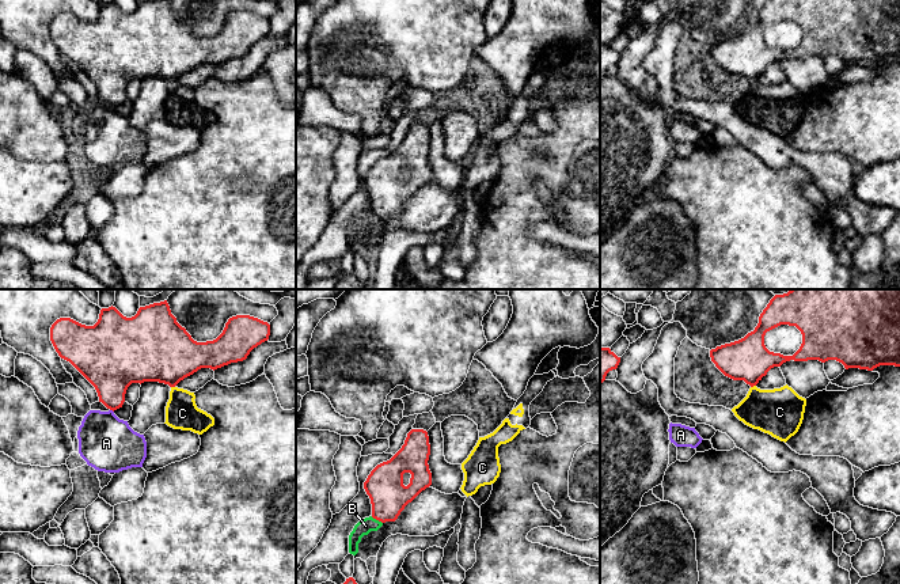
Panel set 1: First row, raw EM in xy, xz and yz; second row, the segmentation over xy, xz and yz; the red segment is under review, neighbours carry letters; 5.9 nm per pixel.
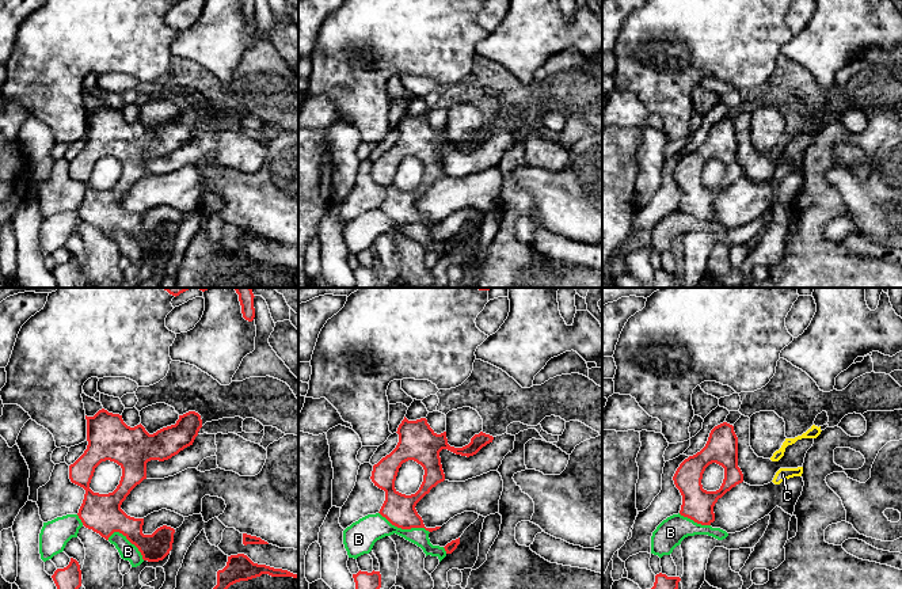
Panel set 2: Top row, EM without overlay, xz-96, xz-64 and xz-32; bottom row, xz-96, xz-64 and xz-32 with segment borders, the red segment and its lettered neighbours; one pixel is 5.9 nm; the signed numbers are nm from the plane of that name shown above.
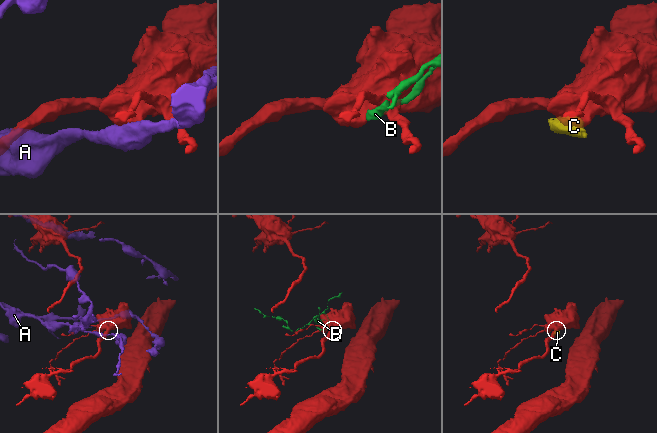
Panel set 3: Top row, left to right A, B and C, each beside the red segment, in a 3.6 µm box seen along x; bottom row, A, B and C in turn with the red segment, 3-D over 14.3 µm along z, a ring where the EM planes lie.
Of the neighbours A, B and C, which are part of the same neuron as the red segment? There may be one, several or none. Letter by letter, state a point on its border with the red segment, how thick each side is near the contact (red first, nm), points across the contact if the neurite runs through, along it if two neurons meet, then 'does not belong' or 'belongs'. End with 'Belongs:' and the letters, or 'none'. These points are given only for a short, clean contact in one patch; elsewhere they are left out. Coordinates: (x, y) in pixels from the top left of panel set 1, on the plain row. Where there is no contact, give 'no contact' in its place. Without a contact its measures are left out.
A: contact xy (111, 105); calibres 300 and 320 nm; does not belong
B: contact xz (376, 215); calibres 220 and 90 nm; does not belong
C: contact yz (752, 82); calibres 260 and 280 nm; border yz (755, 80), (751, 83); does not belong
Belongs: none

